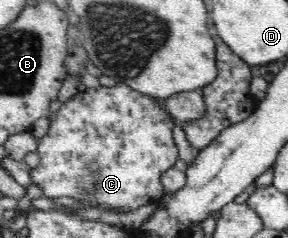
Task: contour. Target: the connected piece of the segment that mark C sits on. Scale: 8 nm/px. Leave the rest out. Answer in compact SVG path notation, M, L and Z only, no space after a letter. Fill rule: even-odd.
M126 84L79 89L52 114L48 132L38 140L40 166L34 168L30 176L50 199L68 196L84 203L97 202L107 208L117 208L120 212L136 210L168 191L163 188L160 176L170 170L179 157L172 137L174 126L176 119L160 102Z

